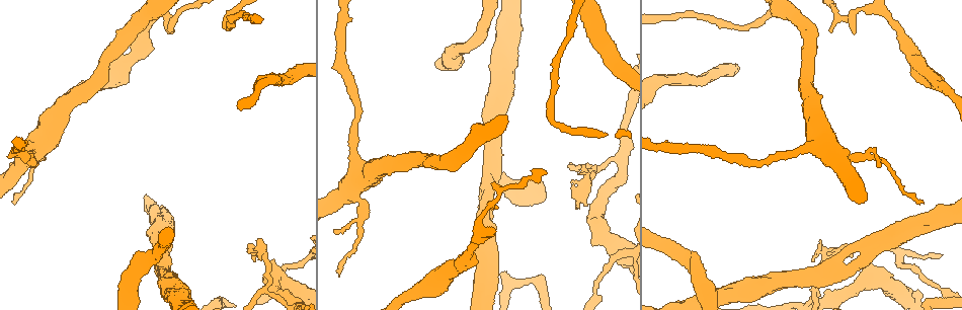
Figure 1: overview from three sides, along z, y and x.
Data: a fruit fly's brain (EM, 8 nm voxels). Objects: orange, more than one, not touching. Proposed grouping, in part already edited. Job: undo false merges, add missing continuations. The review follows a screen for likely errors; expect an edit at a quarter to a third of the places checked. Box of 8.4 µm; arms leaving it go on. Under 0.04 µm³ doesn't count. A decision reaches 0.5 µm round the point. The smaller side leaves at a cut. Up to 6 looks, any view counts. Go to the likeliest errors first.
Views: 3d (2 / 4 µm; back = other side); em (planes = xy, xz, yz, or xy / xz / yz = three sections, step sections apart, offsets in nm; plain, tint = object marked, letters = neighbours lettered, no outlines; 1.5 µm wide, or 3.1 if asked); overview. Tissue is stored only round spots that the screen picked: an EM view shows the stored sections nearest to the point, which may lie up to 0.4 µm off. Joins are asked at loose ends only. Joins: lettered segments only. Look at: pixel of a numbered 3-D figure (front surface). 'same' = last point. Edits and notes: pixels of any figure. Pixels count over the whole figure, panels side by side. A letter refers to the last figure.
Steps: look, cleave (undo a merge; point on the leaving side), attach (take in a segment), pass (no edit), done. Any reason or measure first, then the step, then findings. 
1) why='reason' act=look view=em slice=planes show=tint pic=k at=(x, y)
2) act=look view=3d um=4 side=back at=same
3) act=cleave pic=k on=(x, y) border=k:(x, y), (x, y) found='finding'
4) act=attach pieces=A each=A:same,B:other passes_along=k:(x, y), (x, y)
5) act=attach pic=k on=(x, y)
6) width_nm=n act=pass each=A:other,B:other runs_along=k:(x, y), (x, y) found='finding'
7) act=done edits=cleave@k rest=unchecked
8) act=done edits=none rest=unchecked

why='tapers out' act=look view=3d um=2 pic=1 at=(16, 201)

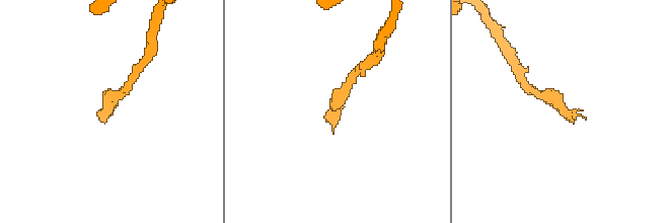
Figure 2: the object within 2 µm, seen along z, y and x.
why='need the tissue' act=look view=em slice=planes show=tint pic=2 at=(582, 117)

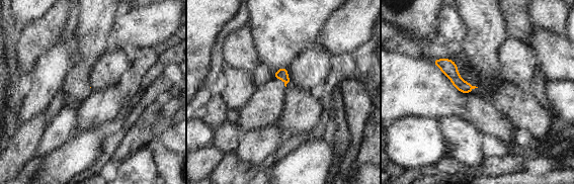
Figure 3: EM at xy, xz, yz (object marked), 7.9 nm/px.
why='what lies round it' act=look view=em slice=planes show=letters at=same

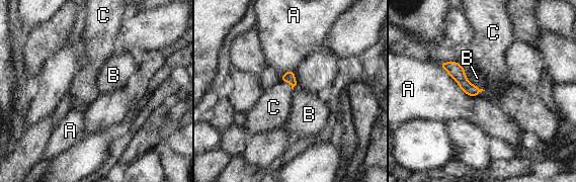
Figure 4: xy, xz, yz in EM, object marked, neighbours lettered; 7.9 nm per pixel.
act=attach pic=4 on=(273, 107) each=A:other,B:other,C:same passes_along=4:(289, 76), (288, 82), (273, 107) found='it goes on there'

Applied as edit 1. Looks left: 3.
why='a fork' act=look view=em slice=planes show=tint pic=1 at=(591, 167)

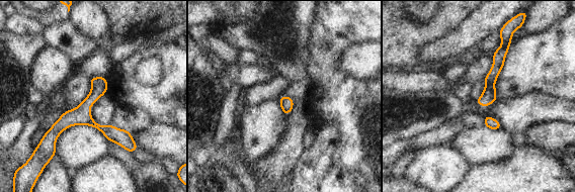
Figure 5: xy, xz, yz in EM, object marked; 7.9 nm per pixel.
act=look view=em slice=planes show=letters at=same

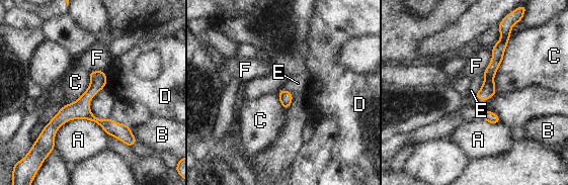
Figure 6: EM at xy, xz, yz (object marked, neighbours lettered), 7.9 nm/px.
width_nm=110 longest_contact=C:550nm act=pass each=A:other,B:other,C:other,D:other,E:other,F:other found='continuous, no second cell'

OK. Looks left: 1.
act=done edits=attach@4 rest=unchecked

